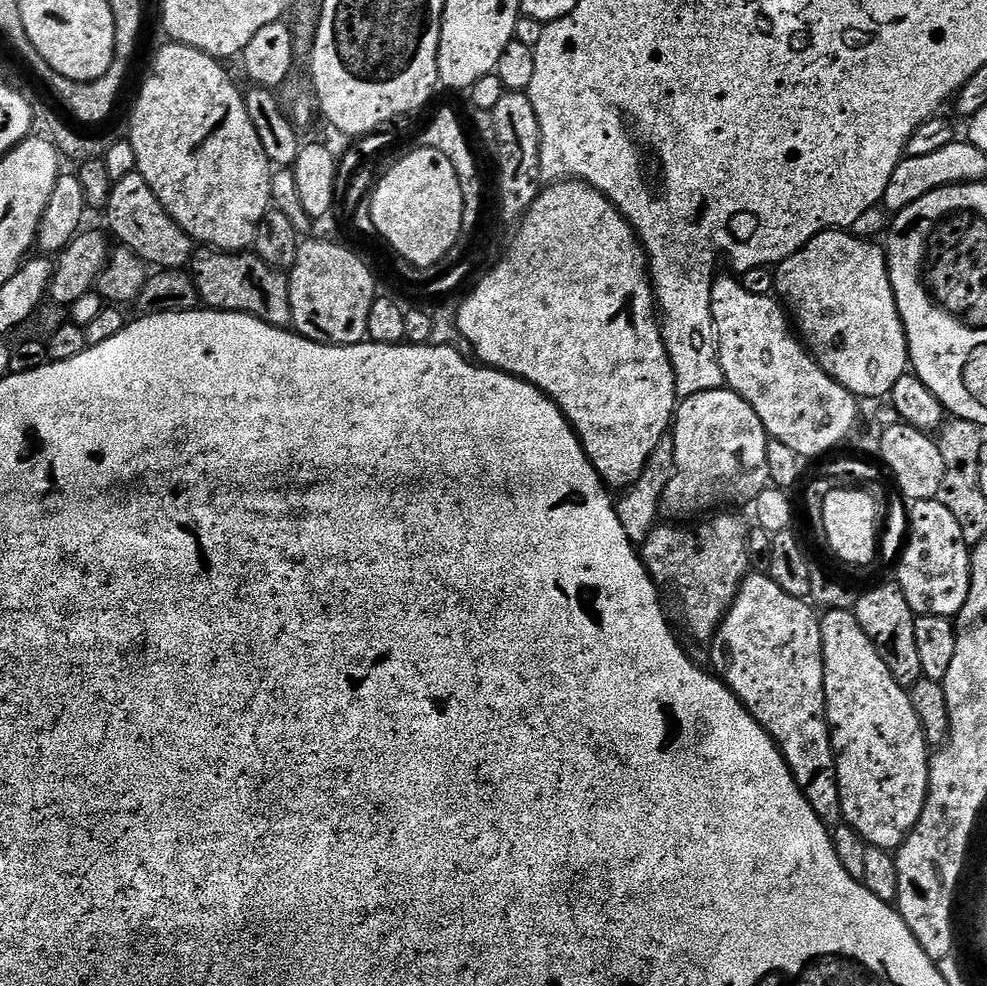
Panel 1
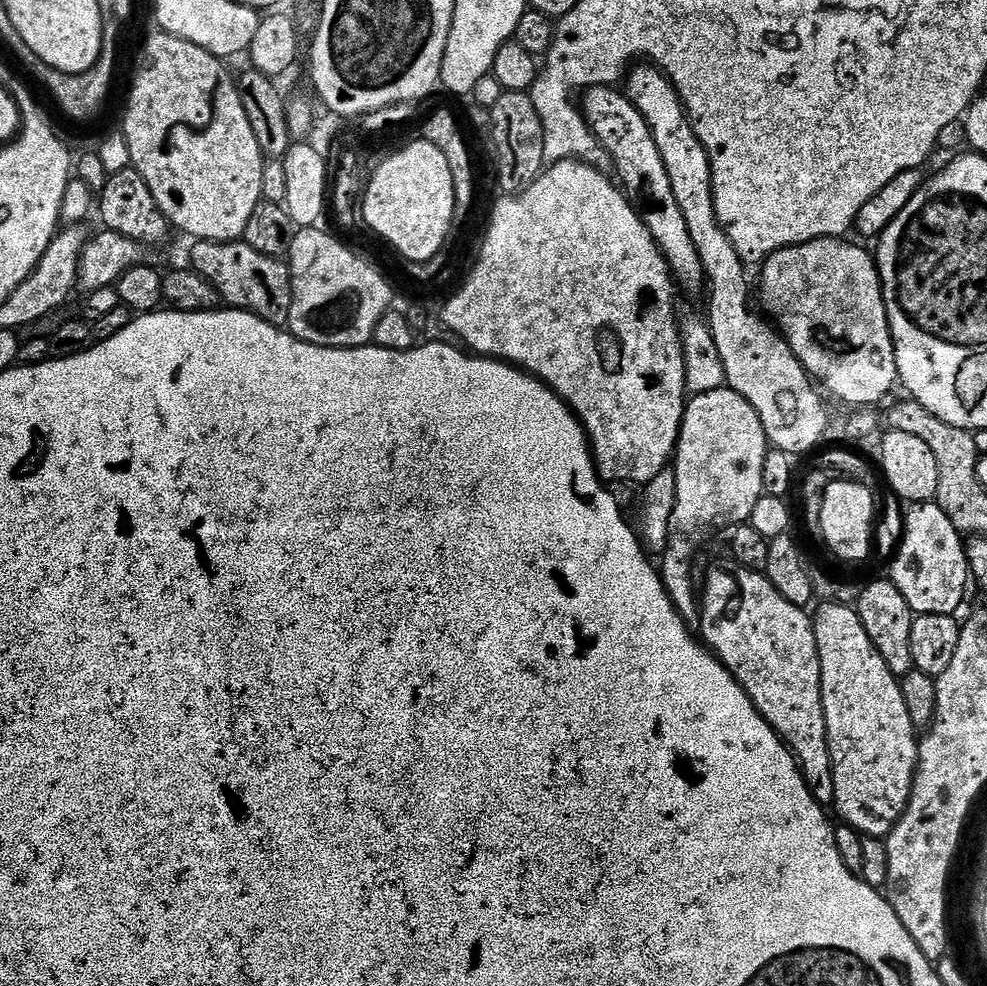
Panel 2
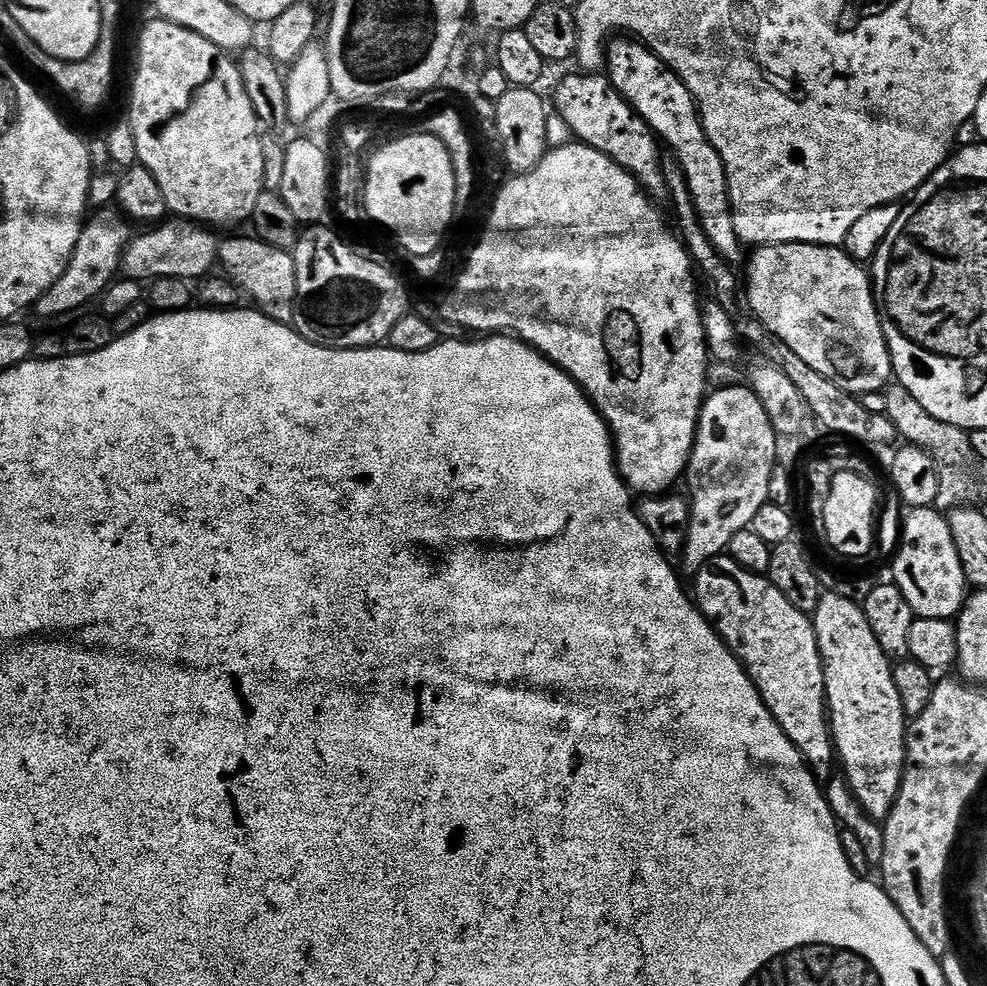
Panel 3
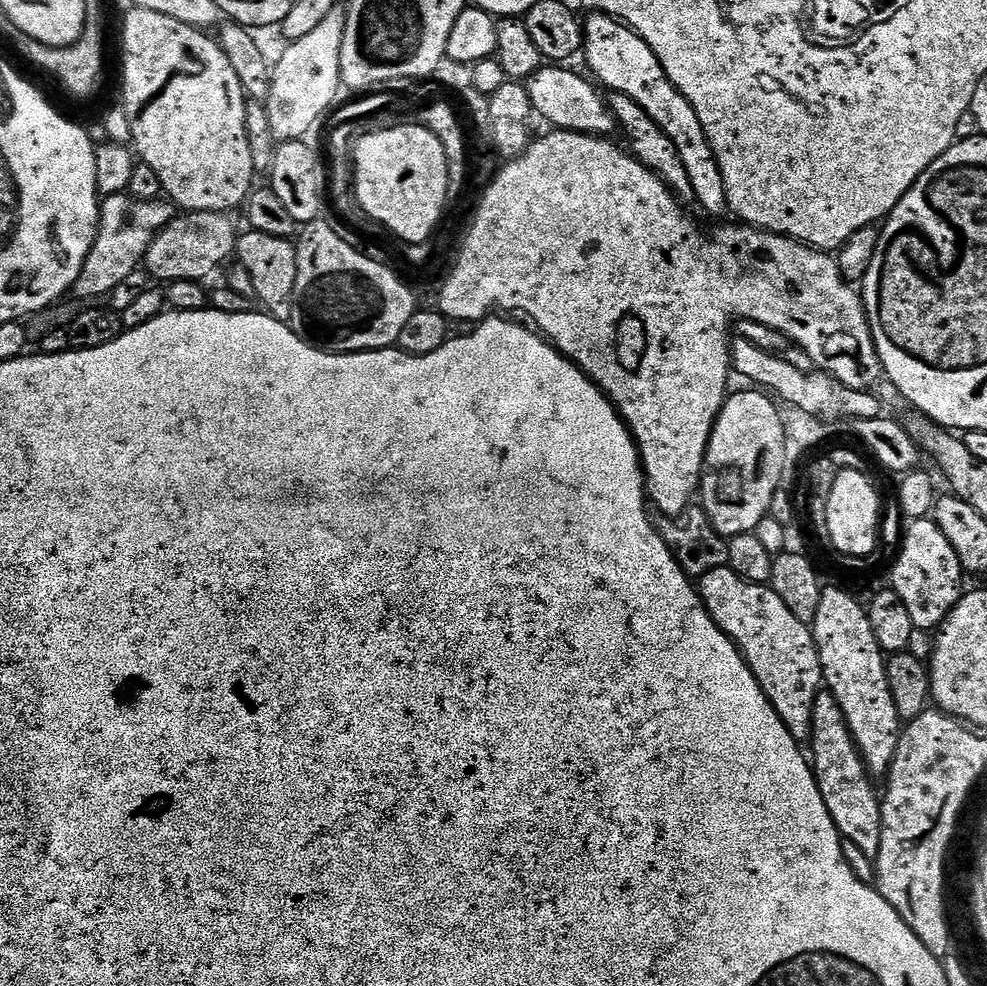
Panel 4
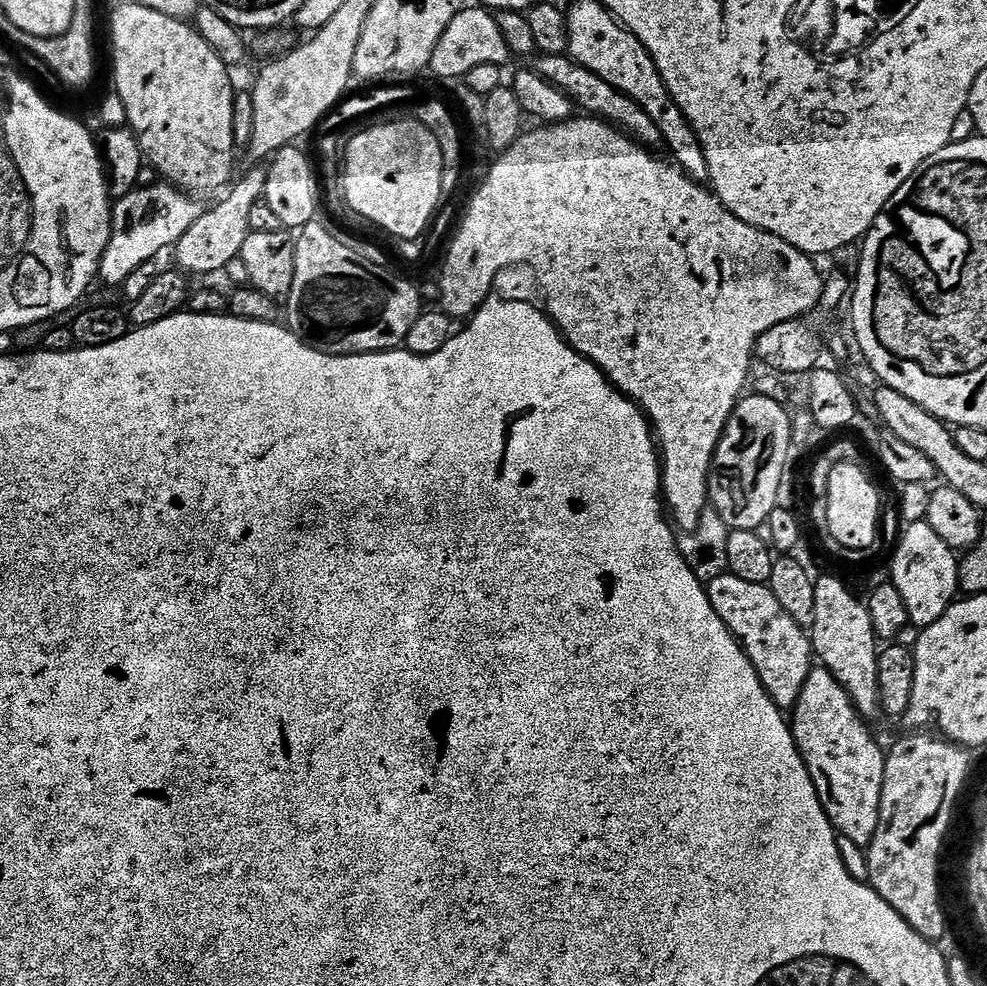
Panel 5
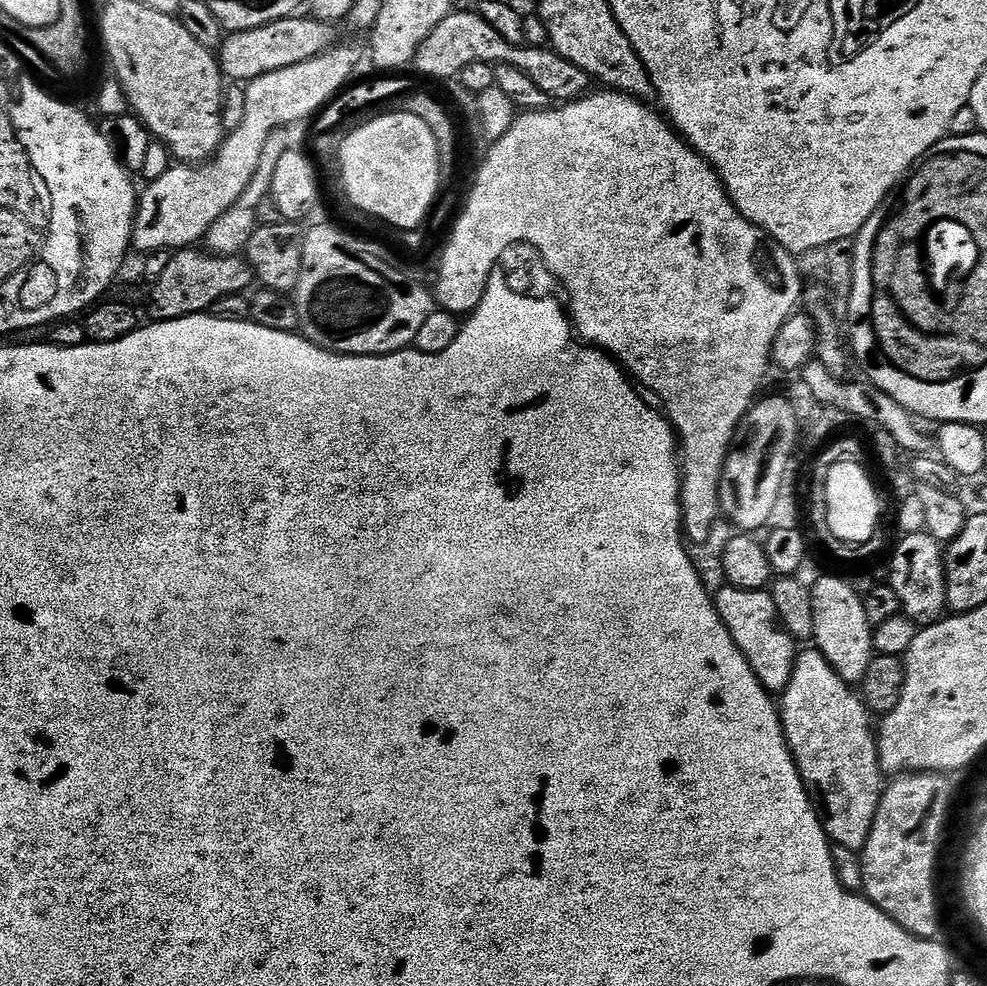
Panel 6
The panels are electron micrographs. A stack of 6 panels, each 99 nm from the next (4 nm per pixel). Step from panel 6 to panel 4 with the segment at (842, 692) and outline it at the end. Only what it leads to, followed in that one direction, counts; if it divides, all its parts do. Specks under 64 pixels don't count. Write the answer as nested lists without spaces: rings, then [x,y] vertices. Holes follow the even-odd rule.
[[[827,690],[820,691],[814,698],[811,744],[810,763],[816,773],[816,785],[822,794],[822,802],[826,802],[826,810],[830,810],[830,818],[834,818],[834,826],[840,831],[841,837],[849,845],[852,843],[868,862],[875,861],[882,846],[881,797],[878,788],[876,792],[872,785],[875,784],[873,777],[869,776],[864,759],[856,748],[842,714],[842,706],[838,706],[838,702]]]

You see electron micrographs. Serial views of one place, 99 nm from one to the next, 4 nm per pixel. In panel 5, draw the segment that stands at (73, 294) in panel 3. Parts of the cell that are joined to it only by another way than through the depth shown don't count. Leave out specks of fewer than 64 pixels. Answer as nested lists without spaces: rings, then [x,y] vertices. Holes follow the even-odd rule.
[[[157,182],[148,187],[137,186],[130,194],[119,197],[112,205],[112,233],[110,242],[102,254],[99,279],[105,280],[108,284],[124,284],[135,274],[136,268],[142,267],[147,260],[154,259],[163,248],[175,249],[179,239],[186,234],[186,230],[193,226],[202,213],[202,205],[200,206],[196,200],[199,199],[195,195],[167,182]]]

